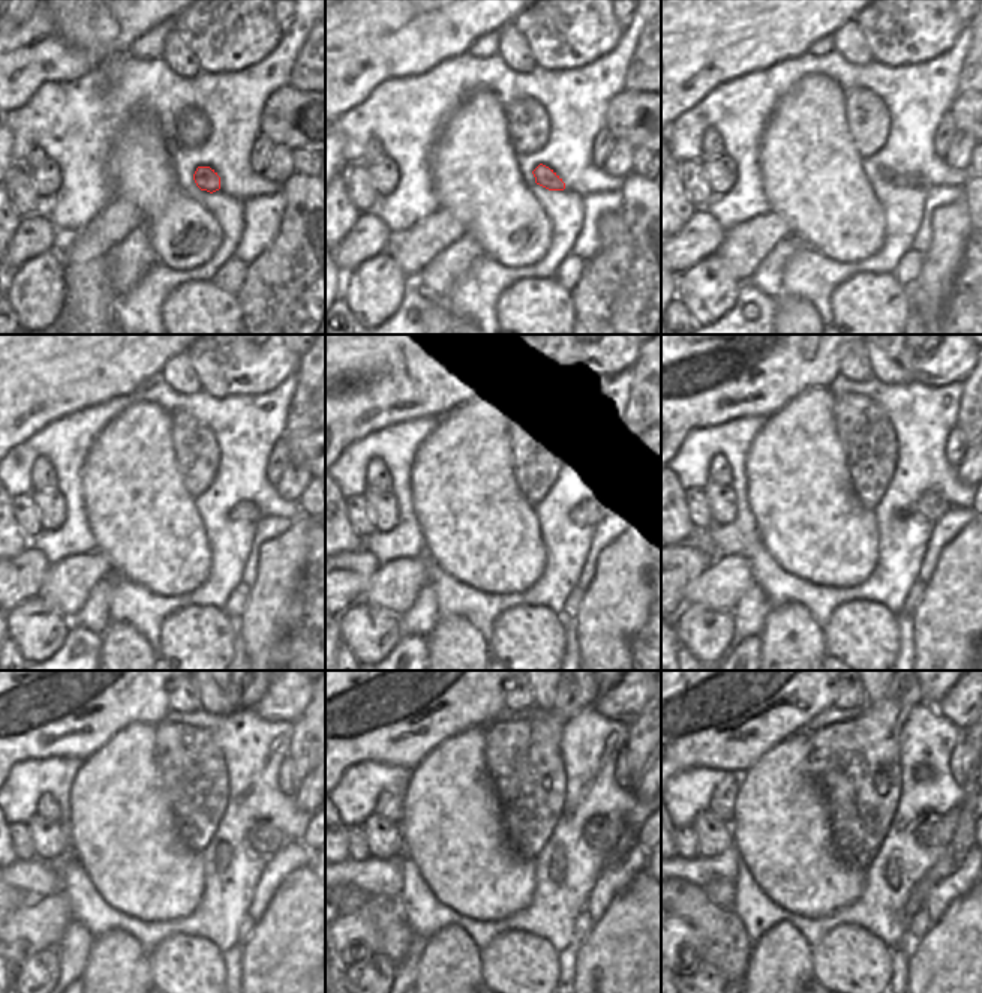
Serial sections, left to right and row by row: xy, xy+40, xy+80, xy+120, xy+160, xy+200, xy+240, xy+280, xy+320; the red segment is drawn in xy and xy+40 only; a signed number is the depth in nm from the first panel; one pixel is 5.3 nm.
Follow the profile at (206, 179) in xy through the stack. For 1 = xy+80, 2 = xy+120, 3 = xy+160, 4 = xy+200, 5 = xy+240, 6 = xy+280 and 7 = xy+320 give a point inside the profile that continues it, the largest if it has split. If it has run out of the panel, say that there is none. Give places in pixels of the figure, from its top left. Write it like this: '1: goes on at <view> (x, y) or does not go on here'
1: goes on at xy+80 (886, 174)
2: goes on at xy+120 (246, 510)
3: goes on at xy+160 (588, 510)
4: goes on at xy+200 (931, 506)
5: goes on at xy+240 (264, 837)
6: goes on at xy+280 (601, 833)
7: goes on at xy+320 (936, 830)

